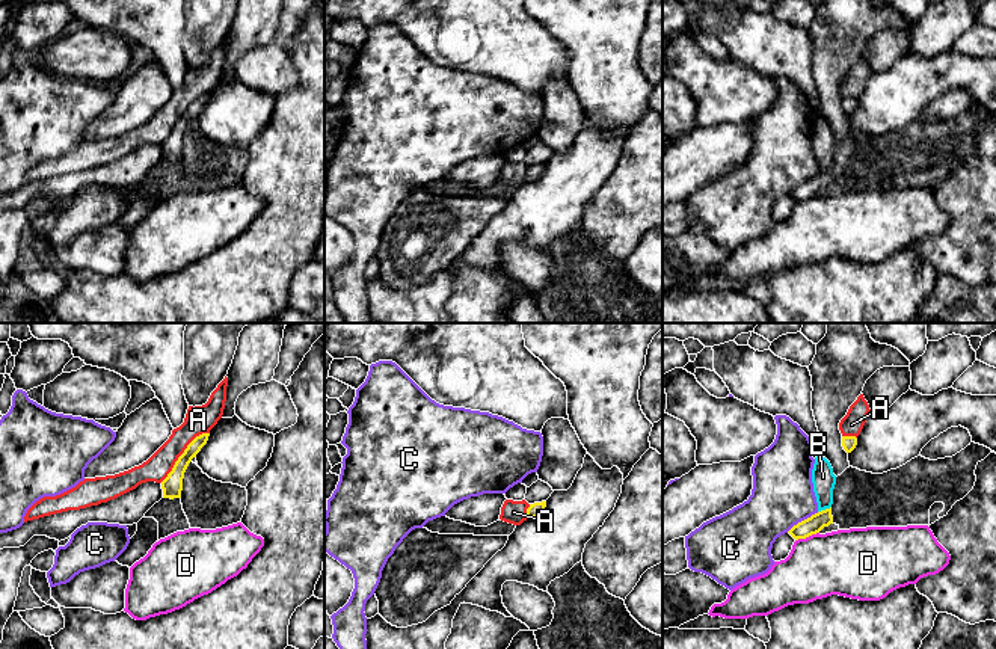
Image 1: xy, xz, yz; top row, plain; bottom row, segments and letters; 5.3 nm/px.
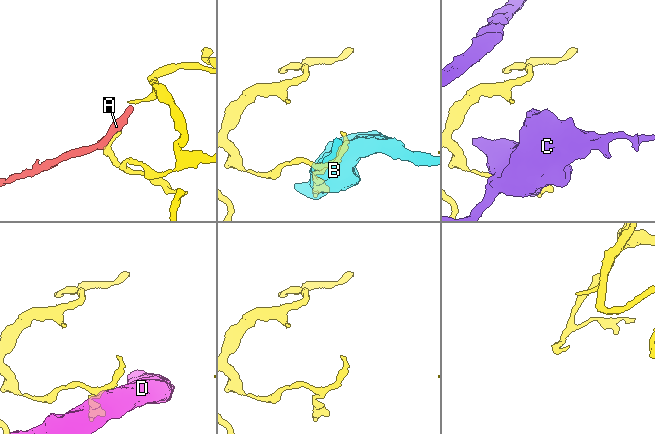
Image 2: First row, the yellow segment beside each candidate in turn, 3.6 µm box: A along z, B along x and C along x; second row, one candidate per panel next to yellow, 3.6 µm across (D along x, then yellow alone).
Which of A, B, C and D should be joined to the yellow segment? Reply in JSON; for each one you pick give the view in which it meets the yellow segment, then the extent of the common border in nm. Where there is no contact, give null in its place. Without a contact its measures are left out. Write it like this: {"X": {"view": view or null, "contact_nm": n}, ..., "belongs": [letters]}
{"belongs": []}

